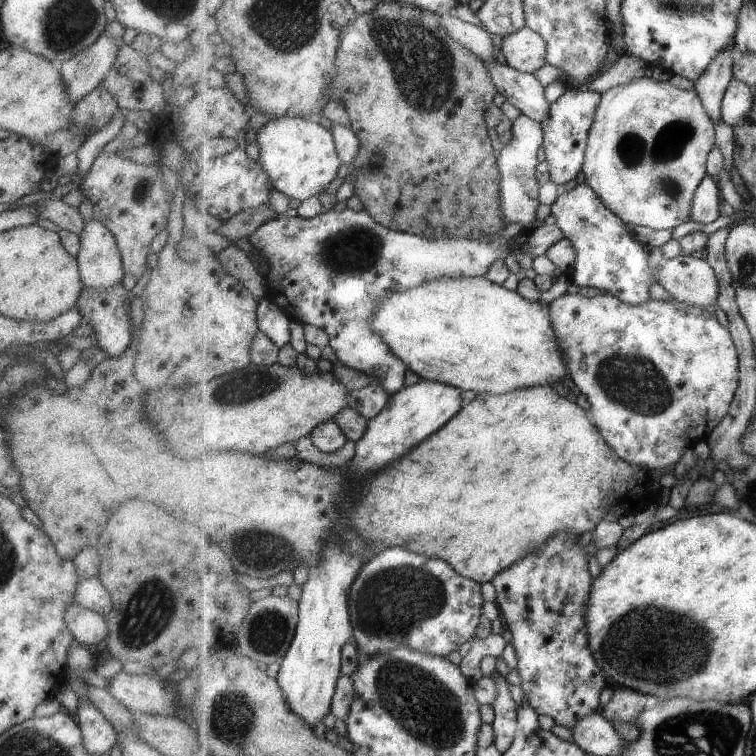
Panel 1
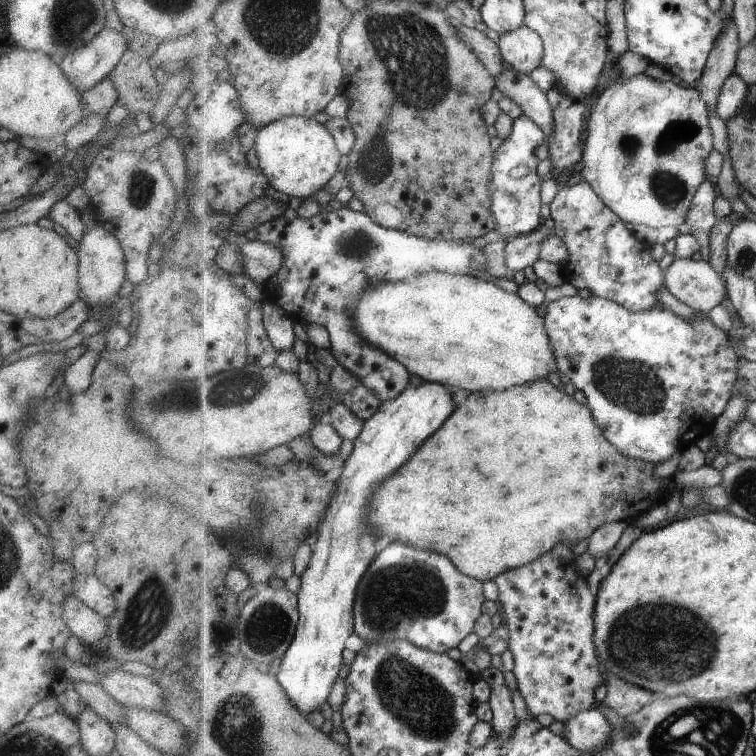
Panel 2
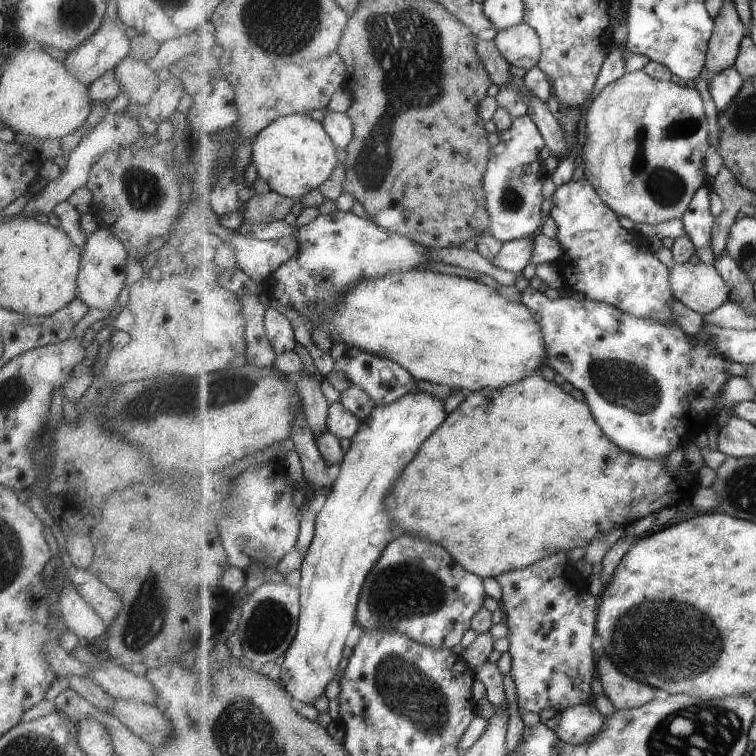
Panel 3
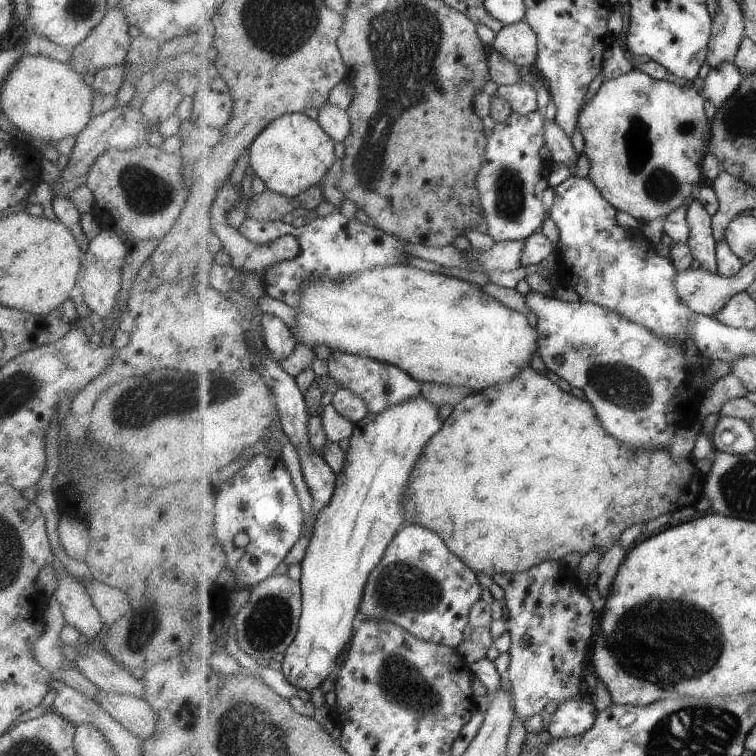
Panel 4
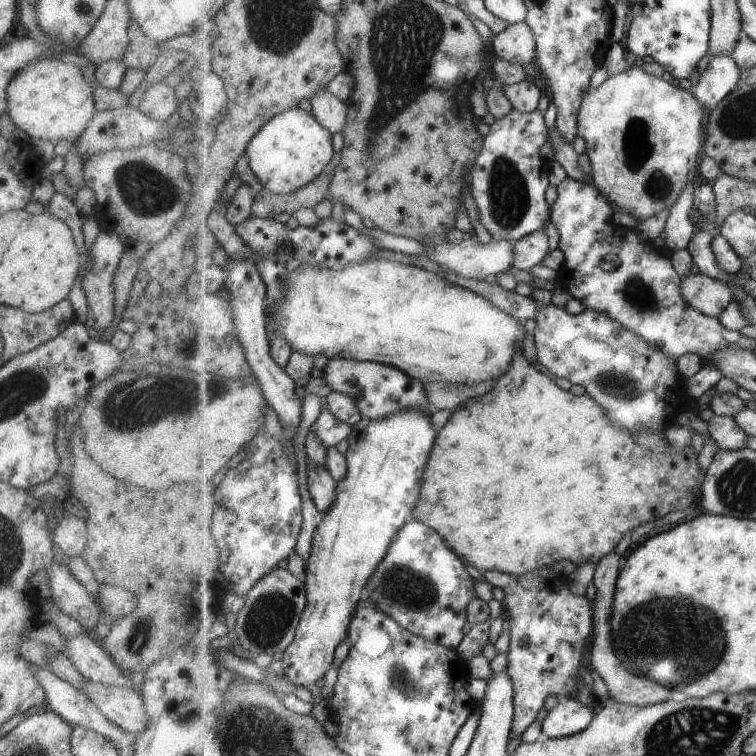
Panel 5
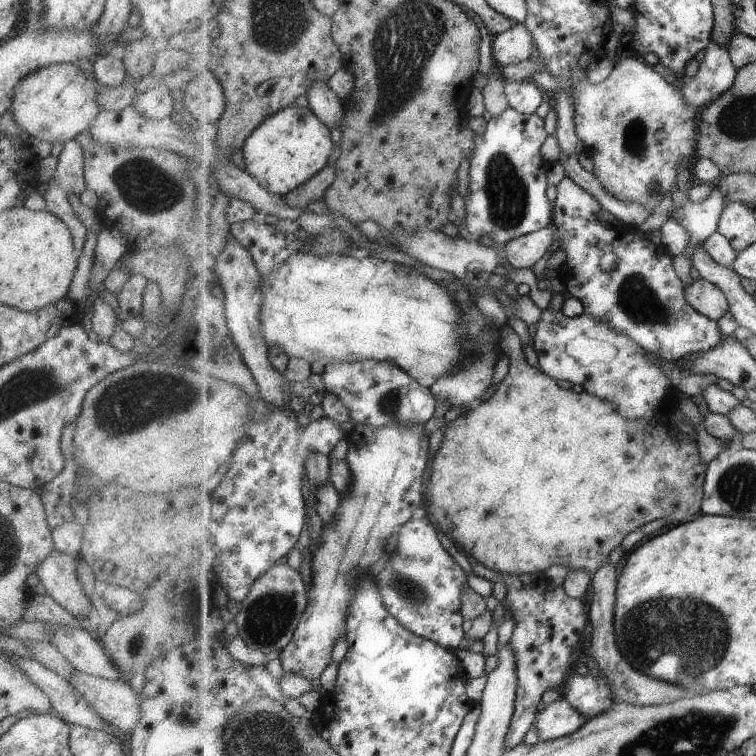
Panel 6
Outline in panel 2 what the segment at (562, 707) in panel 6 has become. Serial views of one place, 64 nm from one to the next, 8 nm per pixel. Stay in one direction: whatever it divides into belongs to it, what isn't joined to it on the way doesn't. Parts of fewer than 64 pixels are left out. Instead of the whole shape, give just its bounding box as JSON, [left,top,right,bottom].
[564,706,613,754]

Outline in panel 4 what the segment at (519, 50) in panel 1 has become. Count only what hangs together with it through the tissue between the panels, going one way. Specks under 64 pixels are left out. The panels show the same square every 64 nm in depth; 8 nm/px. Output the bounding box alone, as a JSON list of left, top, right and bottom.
[491,20,538,66]

